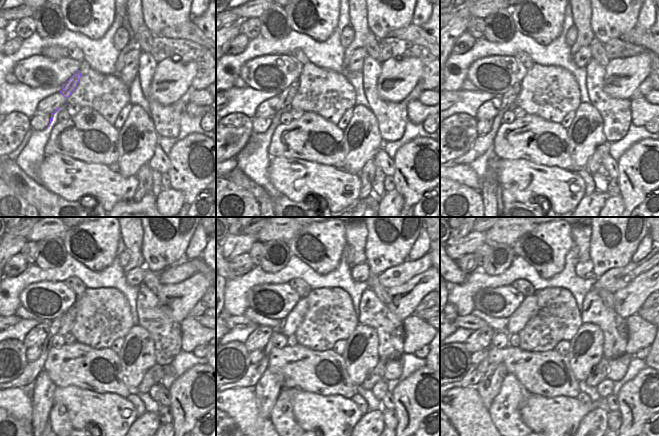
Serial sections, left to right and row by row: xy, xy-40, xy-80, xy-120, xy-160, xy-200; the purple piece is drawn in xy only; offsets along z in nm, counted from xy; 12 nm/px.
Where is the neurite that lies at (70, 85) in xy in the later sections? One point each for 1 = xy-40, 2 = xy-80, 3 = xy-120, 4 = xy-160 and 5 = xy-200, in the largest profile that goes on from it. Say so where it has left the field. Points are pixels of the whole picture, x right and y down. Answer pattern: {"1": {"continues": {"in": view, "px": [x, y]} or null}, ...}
{"1": {"continues": {"in": "xy-40", "px": [286, 96]}}, "2": {"continues": {"in": "xy-80", "px": [481, 144]}}, "3": {"continues": {"in": "xy-120", "px": [31, 370]}}, "4": {"continues": {"in": "xy-160", "px": [254, 372]}}, "5": {"continues": {"in": "xy-200", "px": [476, 372]}}}

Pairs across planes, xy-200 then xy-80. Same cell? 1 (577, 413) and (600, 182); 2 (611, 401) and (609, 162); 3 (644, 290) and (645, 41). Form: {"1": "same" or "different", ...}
{"1": "different", "2": "same", "3": "different"}

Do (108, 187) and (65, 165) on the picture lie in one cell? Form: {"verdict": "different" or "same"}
{"verdict": "same"}

